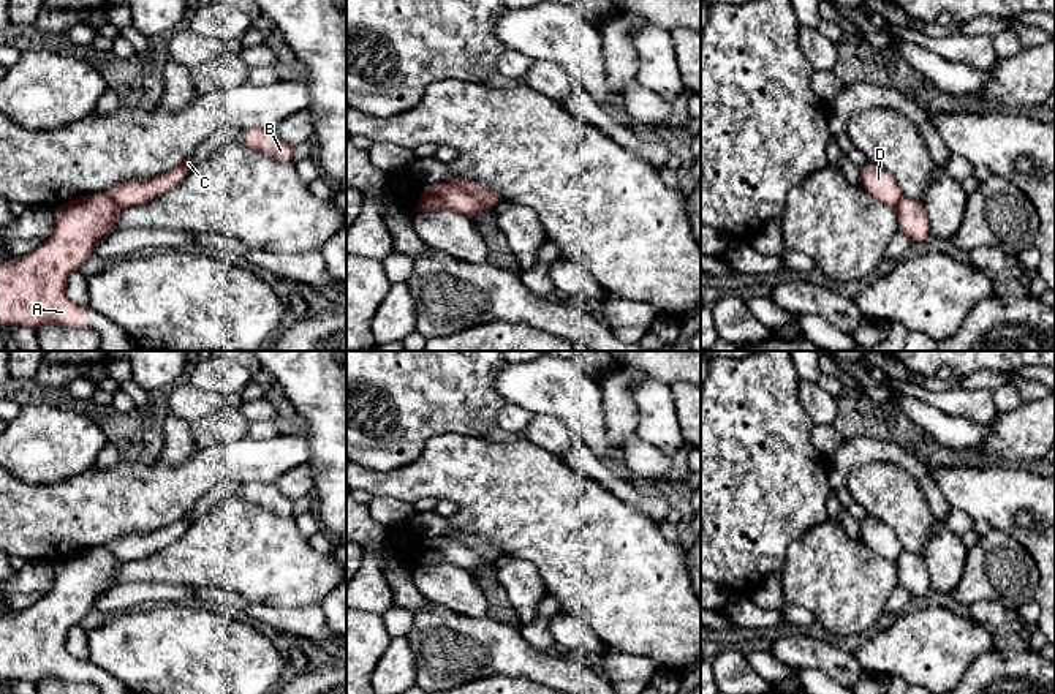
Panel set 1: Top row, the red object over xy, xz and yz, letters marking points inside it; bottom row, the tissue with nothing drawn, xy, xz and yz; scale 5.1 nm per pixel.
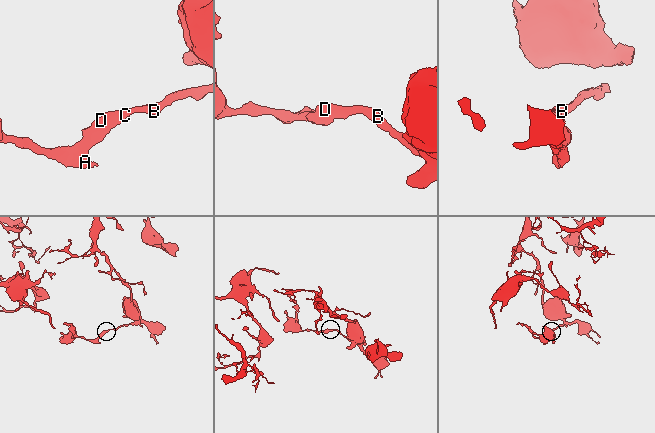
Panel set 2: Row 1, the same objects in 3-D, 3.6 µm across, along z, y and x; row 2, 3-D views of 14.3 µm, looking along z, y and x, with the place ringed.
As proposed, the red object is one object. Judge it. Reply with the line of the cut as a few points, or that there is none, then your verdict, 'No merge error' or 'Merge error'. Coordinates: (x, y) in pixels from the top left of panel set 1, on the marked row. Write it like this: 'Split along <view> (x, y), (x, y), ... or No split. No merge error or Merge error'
Split along xz (445, 182), (465, 190), (489, 206). Merge error

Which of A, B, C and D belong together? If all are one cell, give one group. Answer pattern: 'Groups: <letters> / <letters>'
Groups: A / B C D

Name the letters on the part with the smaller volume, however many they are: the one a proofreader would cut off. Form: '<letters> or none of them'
A

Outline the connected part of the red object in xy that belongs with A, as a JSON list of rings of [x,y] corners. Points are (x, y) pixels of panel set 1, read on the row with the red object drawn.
[[[103,193],[74,198],[65,206],[54,207],[52,237],[22,258],[0,261],[0,326],[25,326],[33,330],[41,326],[89,327],[93,310],[84,310],[66,297],[66,281],[93,256],[95,247],[115,231],[122,209]]]

